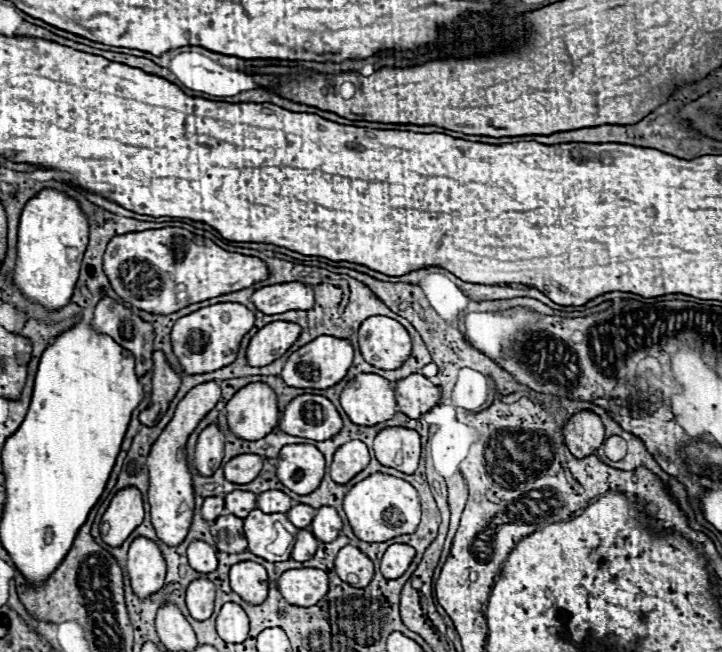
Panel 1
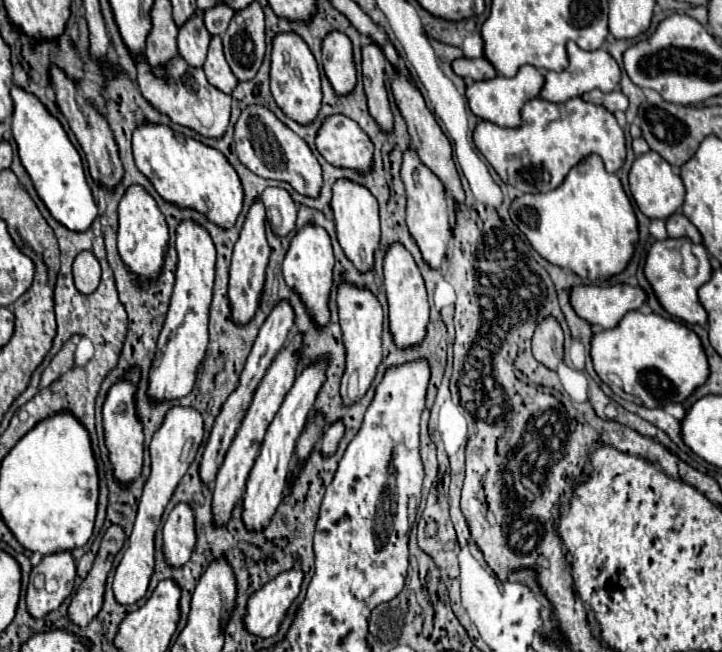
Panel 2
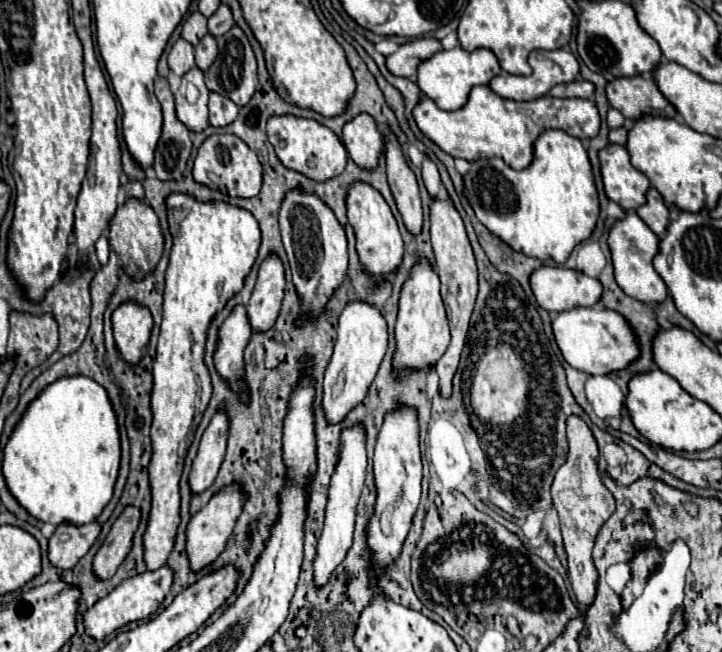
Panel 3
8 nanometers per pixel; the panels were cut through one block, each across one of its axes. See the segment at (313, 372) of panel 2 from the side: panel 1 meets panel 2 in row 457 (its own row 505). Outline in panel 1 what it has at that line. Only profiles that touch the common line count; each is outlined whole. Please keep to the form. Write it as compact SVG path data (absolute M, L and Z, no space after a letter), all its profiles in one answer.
M268 490L258 496L258 510L266 514L286 514L292 508L292 498L280 490Z

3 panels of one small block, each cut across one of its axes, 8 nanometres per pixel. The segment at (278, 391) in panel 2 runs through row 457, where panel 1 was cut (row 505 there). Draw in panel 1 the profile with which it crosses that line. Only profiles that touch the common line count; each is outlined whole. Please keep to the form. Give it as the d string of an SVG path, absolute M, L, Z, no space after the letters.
M234 490L230 494L226 494L226 510L232 512L234 516L248 516L254 508L256 508L256 494L254 492L242 492L242 490Z

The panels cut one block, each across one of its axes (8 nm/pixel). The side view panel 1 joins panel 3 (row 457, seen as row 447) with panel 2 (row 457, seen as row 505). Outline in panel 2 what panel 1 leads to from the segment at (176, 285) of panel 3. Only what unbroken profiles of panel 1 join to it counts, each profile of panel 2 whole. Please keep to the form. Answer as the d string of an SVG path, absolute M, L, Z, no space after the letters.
M174 406L166 412L162 426L154 432L152 442L150 442L150 462L152 462L152 472L150 478L144 484L144 492L140 498L134 530L128 538L128 550L124 552L116 574L114 574L114 596L120 604L134 604L138 602L148 588L150 576L154 572L154 534L160 526L160 518L164 514L166 504L170 502L170 496L174 494L178 482L186 474L190 462L194 460L198 446L202 444L204 438L204 428L202 428L202 416L194 408L182 408Z

